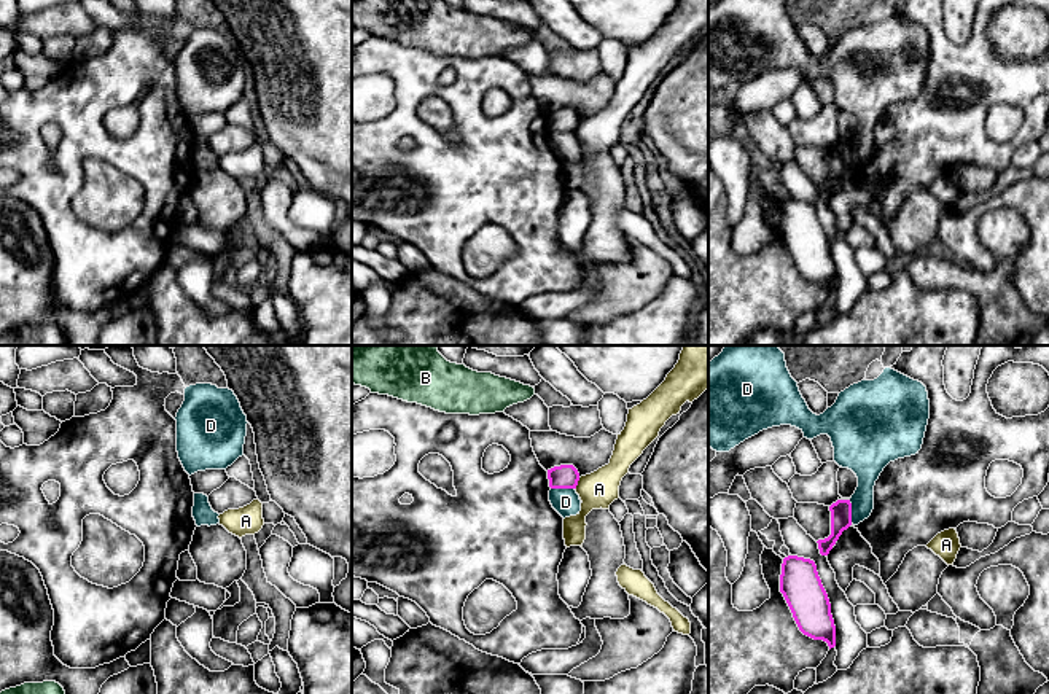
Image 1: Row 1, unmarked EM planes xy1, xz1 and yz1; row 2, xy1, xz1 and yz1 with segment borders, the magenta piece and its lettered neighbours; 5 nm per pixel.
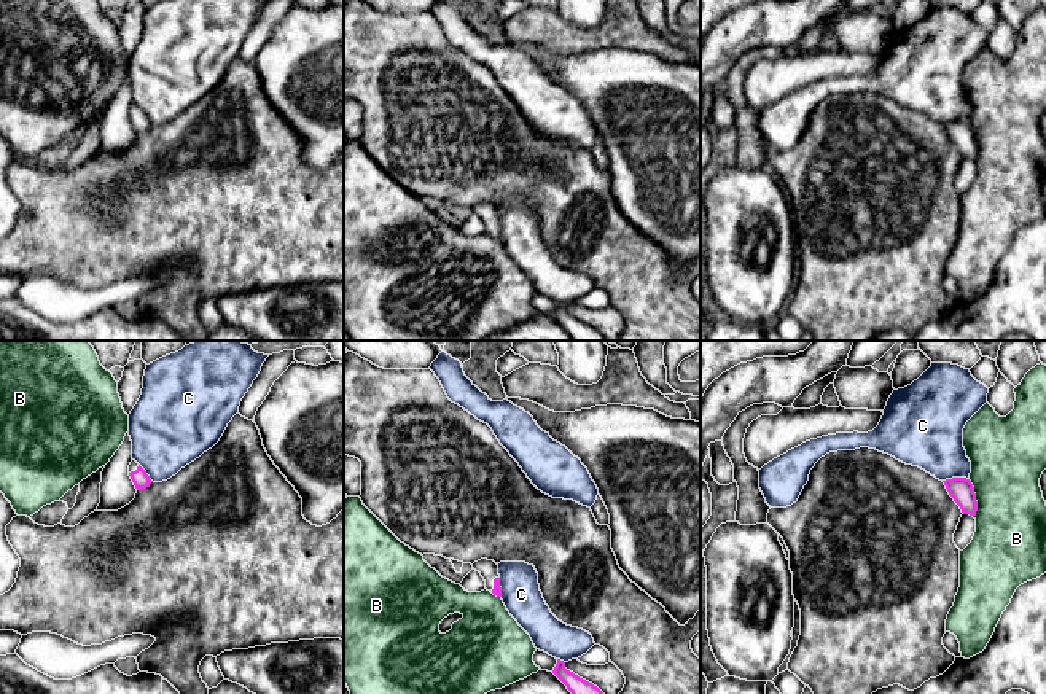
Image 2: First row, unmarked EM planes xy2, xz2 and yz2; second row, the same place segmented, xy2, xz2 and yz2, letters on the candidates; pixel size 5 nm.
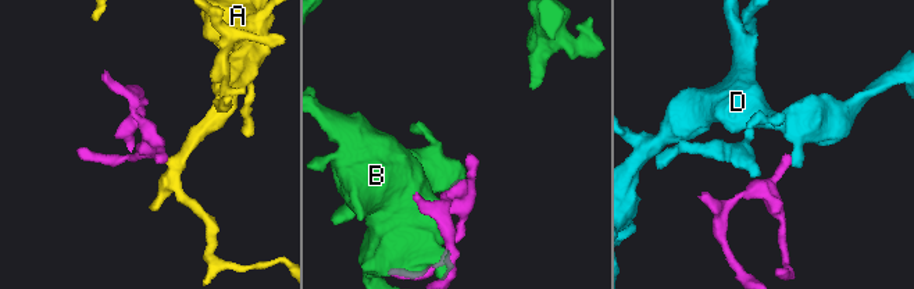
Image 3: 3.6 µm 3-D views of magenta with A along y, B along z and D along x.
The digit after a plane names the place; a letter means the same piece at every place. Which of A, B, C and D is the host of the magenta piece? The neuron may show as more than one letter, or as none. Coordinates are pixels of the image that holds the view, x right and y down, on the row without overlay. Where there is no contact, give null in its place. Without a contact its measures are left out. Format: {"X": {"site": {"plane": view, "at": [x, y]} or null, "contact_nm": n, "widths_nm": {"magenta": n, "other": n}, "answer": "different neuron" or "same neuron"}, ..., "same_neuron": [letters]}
{"A": {"site": {"plane": "xz1", "at": [577, 128]}, "contact_nm": 70, "widths_nm": {"magenta": 130, "other": 190}, "answer": "different neuron"}, "B": {"site": {"plane": "yz2", "at": [975, 140]}, "contact_nm": 200, "widths_nm": {"magenta": 120, "other": 360}, "answer": "different neuron"}, "C": {"site": {"plane": "yz2", "at": [954, 121]}, "contact_nm": 130, "widths_nm": {"magenta": 120, "other": 340}, "answer": "different neuron"}, "D": {"site": {"plane": "xz1", "at": [562, 131]}, "contact_nm": 120, "widths_nm": {"magenta": 130, "other": 140}, "answer": "different neuron"}, "same_neuron": []}

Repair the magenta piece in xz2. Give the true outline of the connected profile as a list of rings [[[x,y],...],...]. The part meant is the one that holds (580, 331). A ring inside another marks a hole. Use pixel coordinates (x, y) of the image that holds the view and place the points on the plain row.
[[[557,302],[552,317],[567,329],[573,341],[605,341],[597,329],[567,314],[565,306],[560,302]]]

